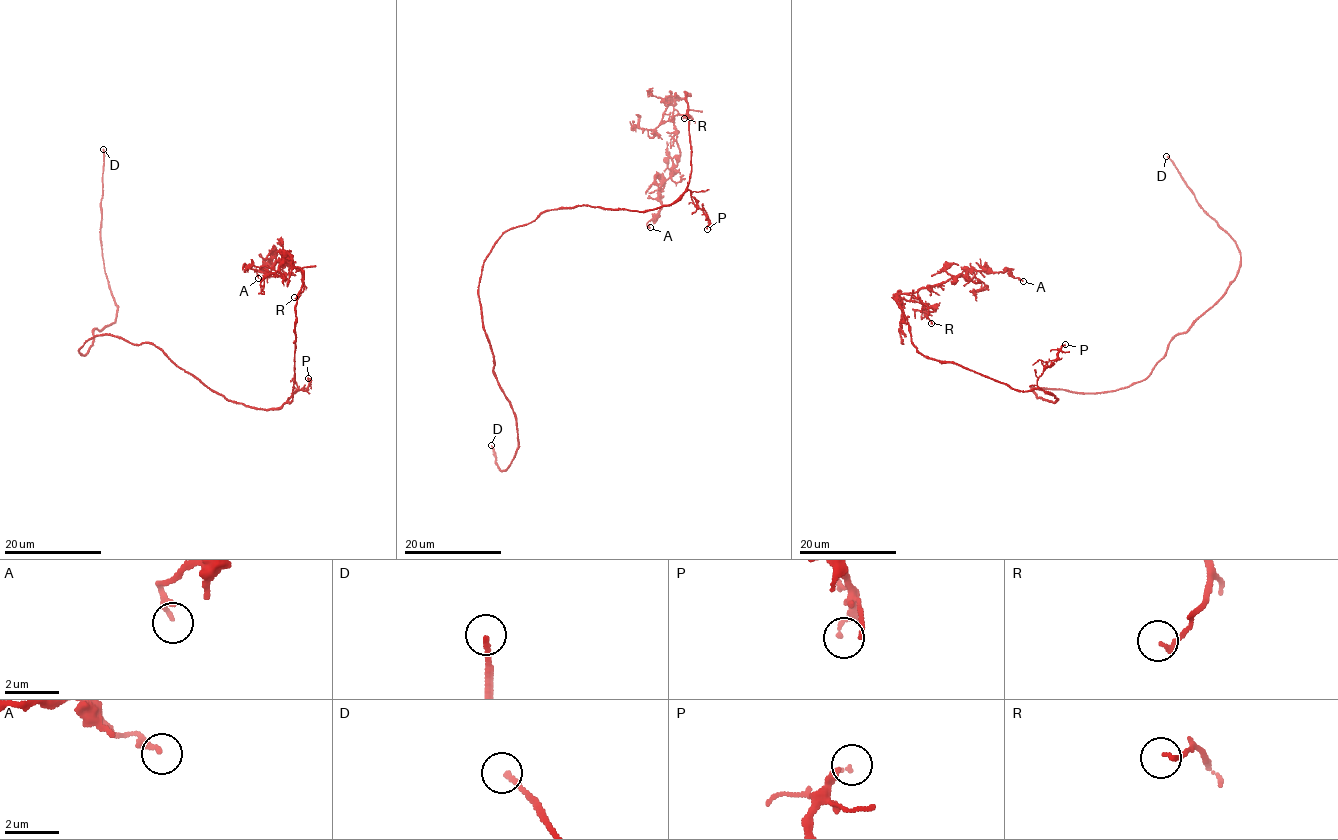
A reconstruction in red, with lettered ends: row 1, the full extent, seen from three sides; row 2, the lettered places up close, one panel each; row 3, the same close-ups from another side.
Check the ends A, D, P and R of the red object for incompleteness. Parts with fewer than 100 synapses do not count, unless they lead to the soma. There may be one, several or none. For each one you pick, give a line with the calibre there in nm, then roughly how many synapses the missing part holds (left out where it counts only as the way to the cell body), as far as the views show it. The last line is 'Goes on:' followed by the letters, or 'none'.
D: calibre 160 nm
Goes on: D

